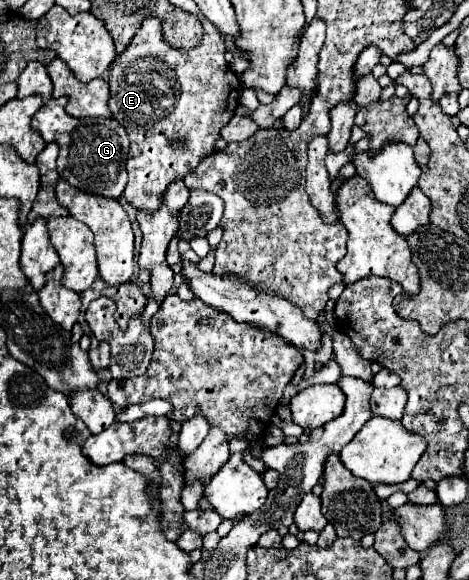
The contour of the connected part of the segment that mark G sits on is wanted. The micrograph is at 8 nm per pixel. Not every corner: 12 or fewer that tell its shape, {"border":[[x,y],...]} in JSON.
{"border":[[49,98],[33,130],[71,186],[119,198],[129,138],[113,118],[73,118]]}

